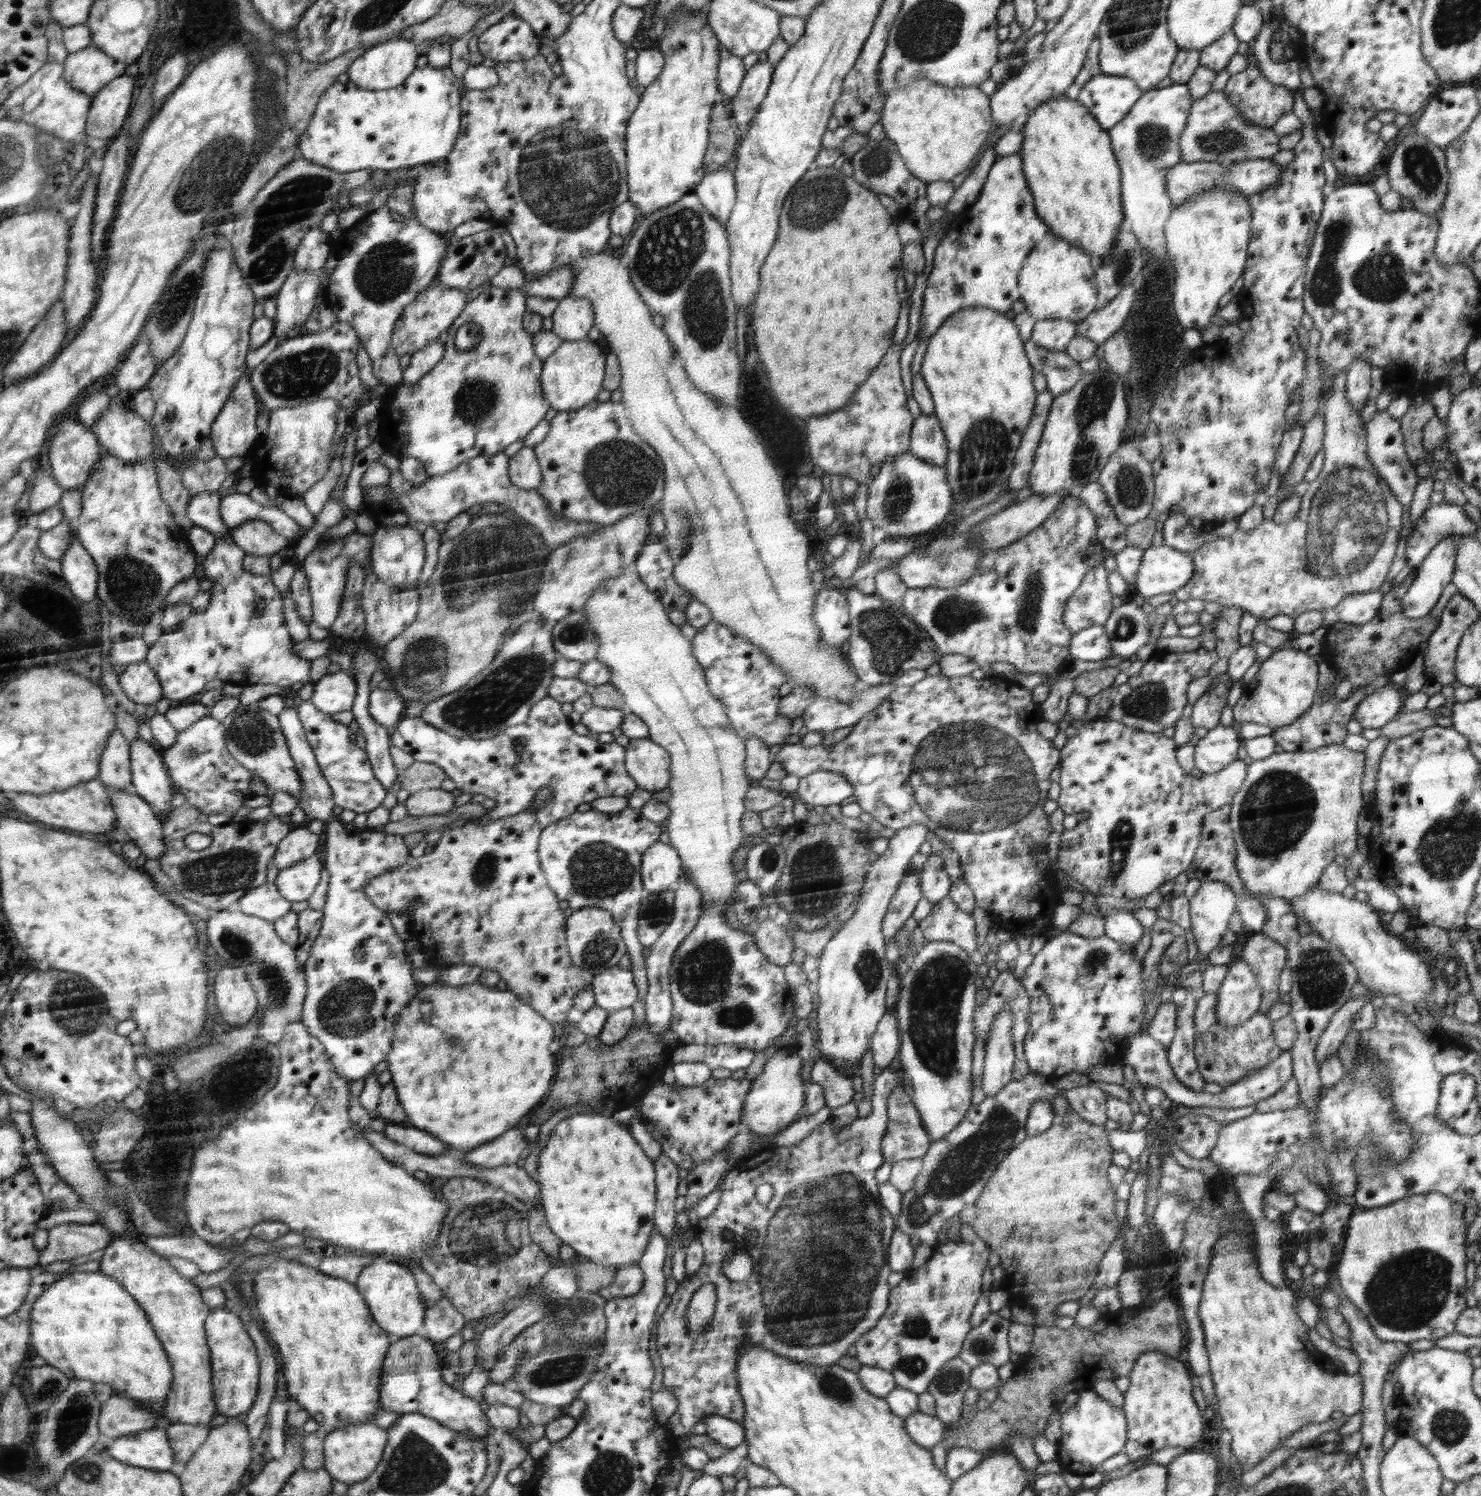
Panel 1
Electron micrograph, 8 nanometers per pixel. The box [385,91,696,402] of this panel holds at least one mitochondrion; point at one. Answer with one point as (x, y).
(568, 178)

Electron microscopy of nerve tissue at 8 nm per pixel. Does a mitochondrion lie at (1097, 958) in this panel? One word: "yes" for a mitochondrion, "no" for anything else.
yes

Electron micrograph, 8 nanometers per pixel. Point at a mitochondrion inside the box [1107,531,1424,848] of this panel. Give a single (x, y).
(1149, 701)

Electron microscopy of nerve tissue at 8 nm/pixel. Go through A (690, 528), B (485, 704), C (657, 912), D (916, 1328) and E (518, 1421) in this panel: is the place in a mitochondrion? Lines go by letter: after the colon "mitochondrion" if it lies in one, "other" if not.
A: mitochondrion
B: mitochondrion
C: mitochondrion
D: mitochondrion
E: other

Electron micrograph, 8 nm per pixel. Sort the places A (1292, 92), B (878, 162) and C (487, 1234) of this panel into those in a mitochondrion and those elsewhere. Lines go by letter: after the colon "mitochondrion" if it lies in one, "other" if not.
A: other
B: mitochondrion
C: mitochondrion

